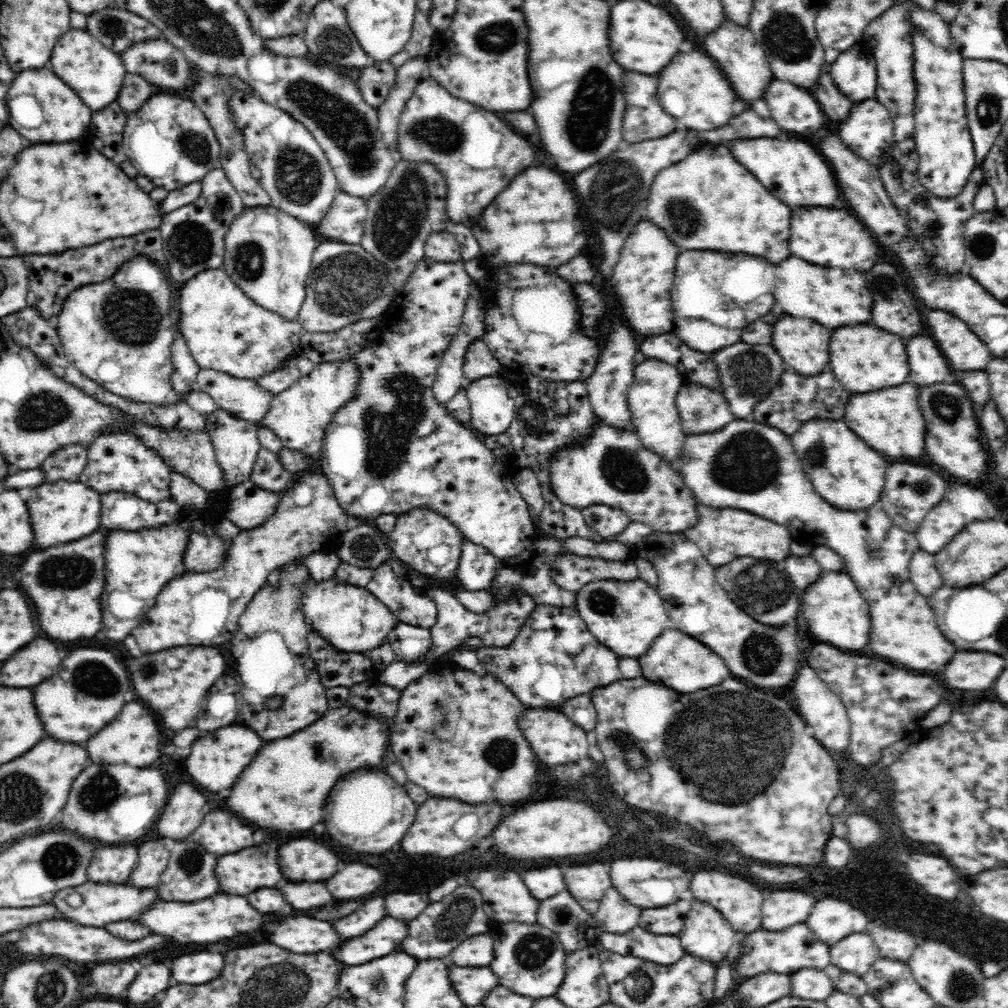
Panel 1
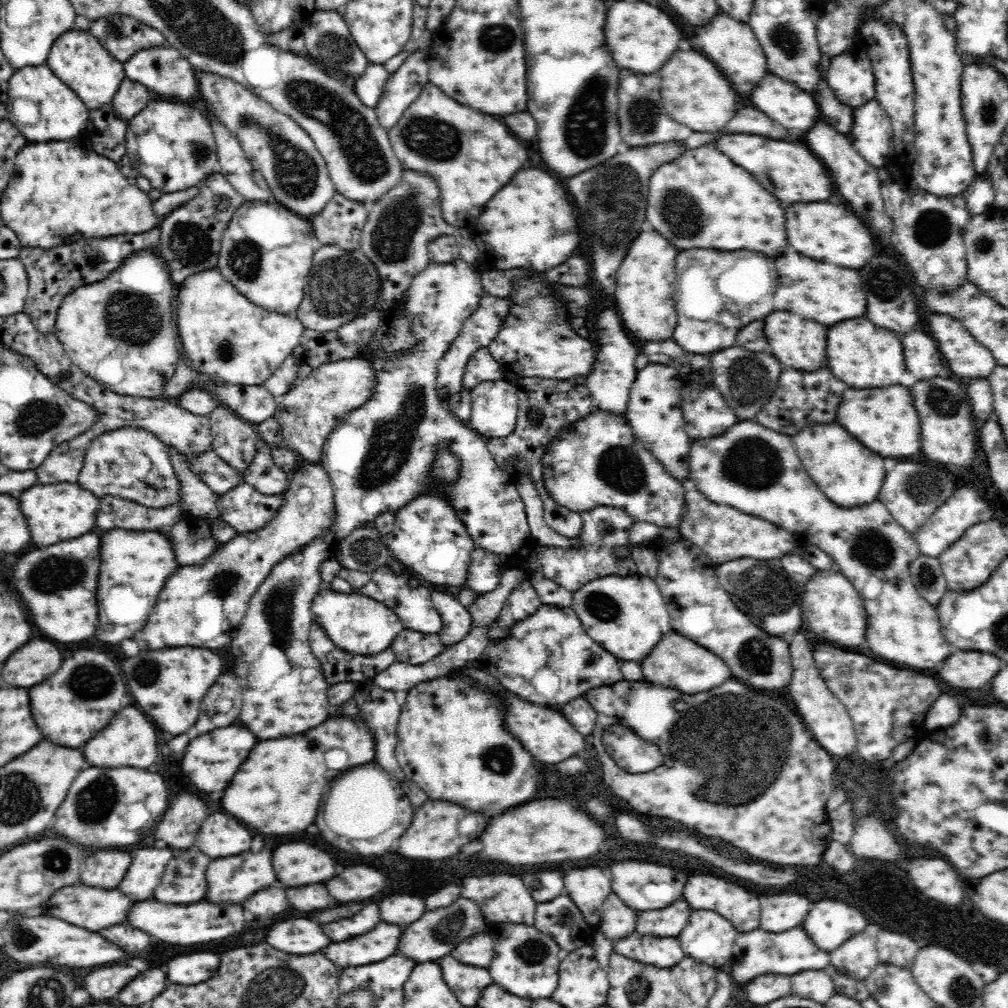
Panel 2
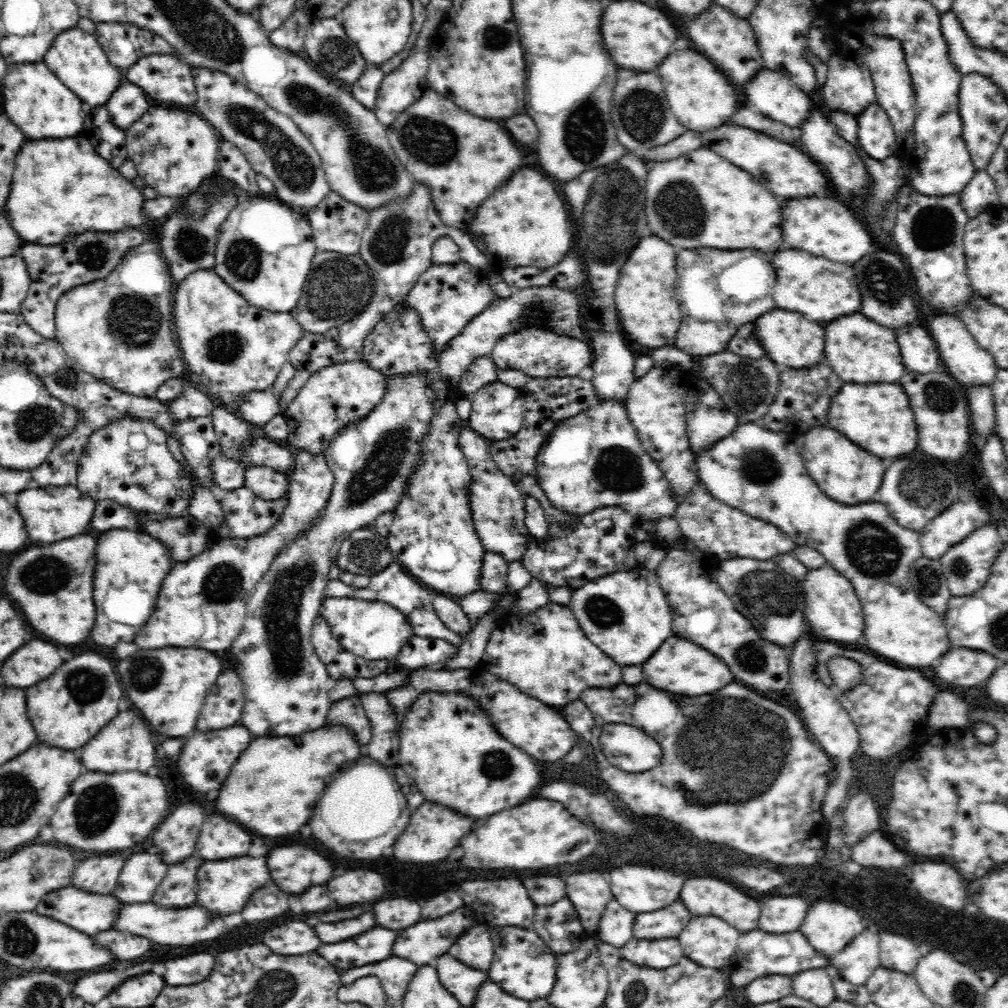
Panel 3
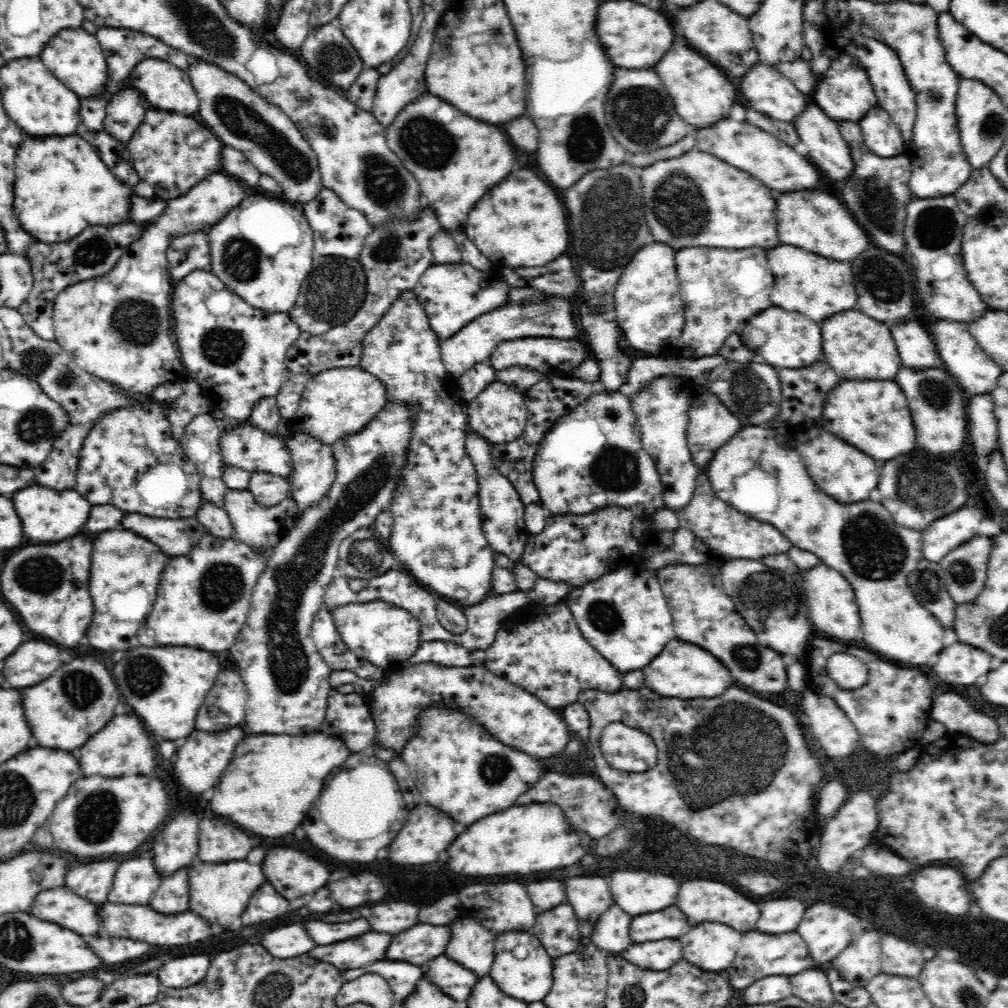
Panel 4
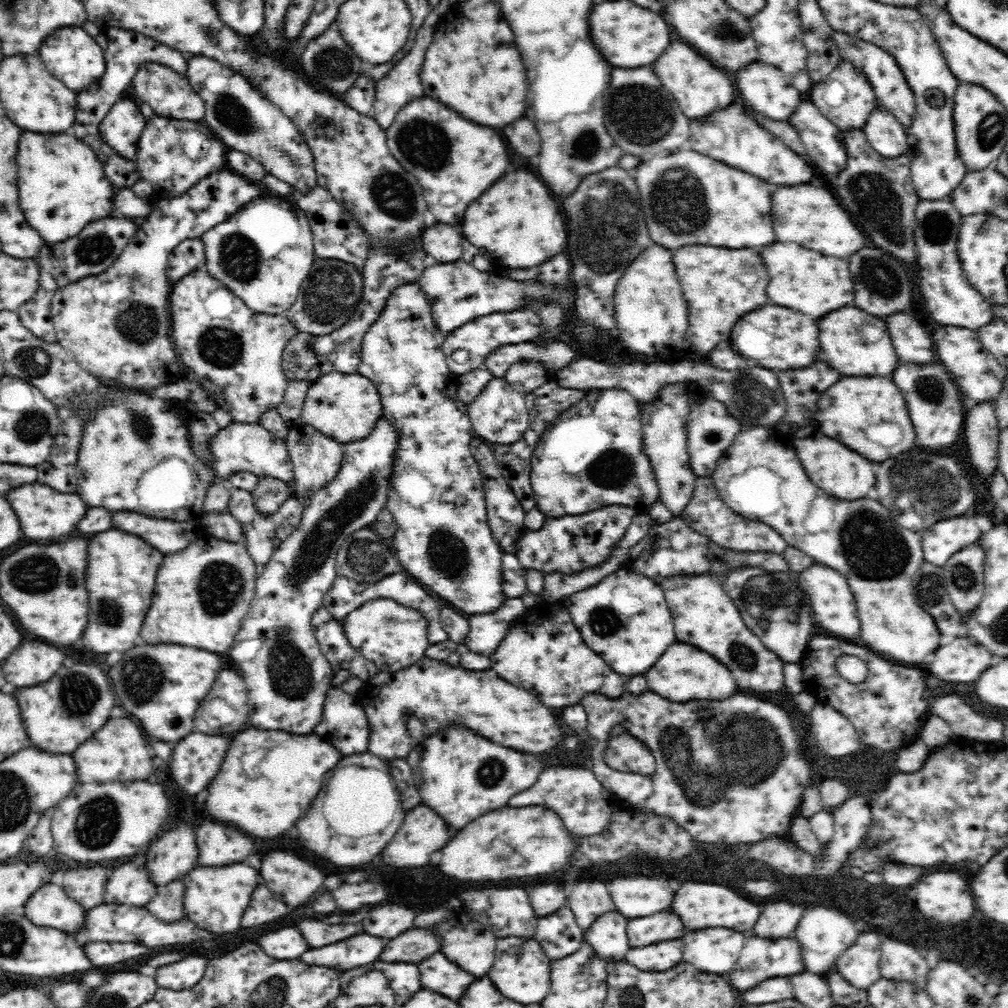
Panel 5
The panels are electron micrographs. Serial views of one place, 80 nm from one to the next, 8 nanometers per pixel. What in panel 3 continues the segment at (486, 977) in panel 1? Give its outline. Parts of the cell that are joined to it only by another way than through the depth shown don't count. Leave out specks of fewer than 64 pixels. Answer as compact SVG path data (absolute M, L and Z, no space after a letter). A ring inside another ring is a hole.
M440 956L436 959L436 973L442 986L464 1007L472 1007L476 990L486 980L484 972L472 970L468 965L462 964L452 956Z

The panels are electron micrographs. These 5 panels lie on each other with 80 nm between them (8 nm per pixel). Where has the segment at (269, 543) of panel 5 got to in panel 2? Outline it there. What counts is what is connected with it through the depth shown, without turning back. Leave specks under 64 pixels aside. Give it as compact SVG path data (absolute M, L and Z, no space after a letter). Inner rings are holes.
M240 483L228 492L218 496L221 517L236 534L251 533L264 528L278 512L283 495L260 494L248 483Z

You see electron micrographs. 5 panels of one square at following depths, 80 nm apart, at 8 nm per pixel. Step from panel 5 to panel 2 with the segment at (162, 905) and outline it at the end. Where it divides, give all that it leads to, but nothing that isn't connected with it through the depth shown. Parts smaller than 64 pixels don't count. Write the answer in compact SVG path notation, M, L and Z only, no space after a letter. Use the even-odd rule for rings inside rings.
M196 846L174 851L153 894L164 904L192 904L206 896L206 868L211 858Z

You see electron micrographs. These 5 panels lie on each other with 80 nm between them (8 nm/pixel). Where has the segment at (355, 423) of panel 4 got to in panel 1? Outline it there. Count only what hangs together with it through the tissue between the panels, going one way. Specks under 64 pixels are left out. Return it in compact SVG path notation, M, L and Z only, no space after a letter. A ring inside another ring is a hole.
M350 358L317 364L298 382L275 395L266 416L255 424L272 428L284 447L304 453L310 459L318 459L323 449L324 435L335 414L359 395L360 377L359 366Z

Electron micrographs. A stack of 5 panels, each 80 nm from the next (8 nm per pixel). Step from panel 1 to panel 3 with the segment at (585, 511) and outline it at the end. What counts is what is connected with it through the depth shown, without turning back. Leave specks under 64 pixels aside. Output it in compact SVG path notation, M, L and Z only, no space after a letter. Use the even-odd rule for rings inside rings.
M605 506L574 515L576 524L550 522L544 538L532 536L521 562L534 579L556 588L573 590L595 578L639 566L635 555L637 520L622 507Z

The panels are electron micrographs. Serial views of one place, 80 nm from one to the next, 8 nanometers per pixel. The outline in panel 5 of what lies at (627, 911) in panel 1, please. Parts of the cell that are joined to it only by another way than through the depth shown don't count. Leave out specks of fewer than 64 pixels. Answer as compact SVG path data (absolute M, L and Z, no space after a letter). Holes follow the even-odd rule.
M618 911L607 912L599 916L588 930L584 931L583 941L590 945L596 957L610 961L624 961L630 948L626 936L626 918Z

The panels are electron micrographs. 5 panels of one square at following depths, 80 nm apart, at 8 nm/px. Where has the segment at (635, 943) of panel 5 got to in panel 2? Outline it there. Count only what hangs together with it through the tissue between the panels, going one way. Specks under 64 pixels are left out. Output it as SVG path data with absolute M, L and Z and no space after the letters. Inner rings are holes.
M674 902L664 910L650 910L650 912L640 912L637 918L636 932L638 934L650 934L650 936L678 936L682 928L688 924L690 918L690 908L688 902Z

